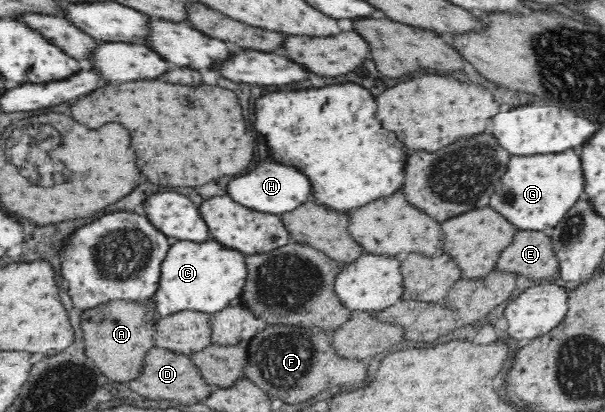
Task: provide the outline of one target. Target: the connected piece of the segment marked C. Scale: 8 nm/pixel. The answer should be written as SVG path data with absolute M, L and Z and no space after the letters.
M181 240L173 244L161 264L159 290L155 294L155 304L163 316L192 310L197 312L219 312L235 298L239 298L241 288L245 284L245 262L243 256L235 250L223 248L215 242L199 242L191 244L189 240Z

